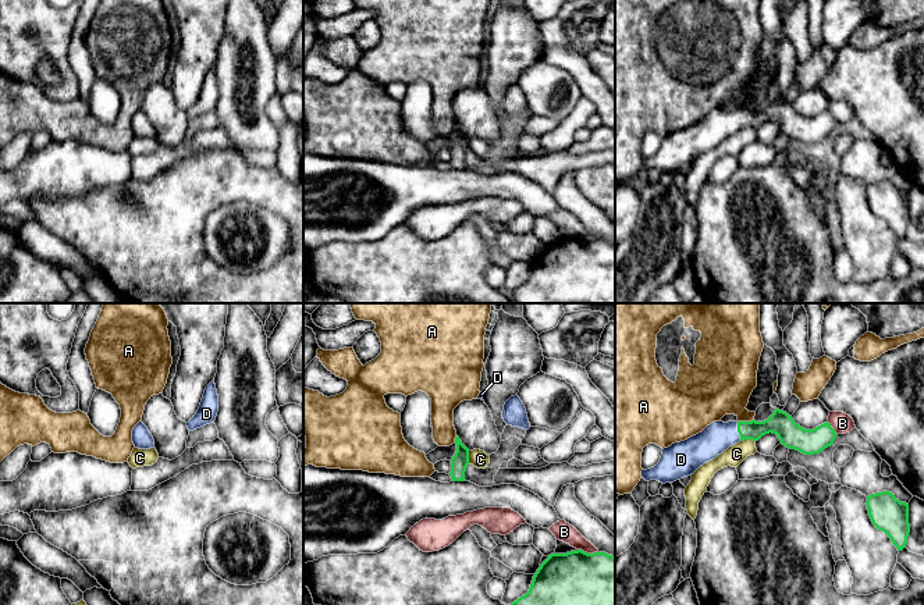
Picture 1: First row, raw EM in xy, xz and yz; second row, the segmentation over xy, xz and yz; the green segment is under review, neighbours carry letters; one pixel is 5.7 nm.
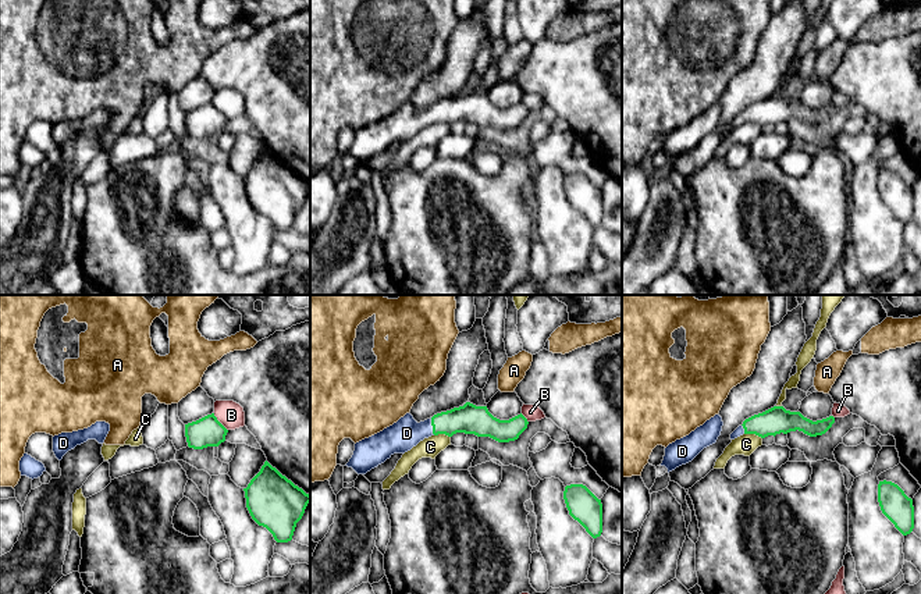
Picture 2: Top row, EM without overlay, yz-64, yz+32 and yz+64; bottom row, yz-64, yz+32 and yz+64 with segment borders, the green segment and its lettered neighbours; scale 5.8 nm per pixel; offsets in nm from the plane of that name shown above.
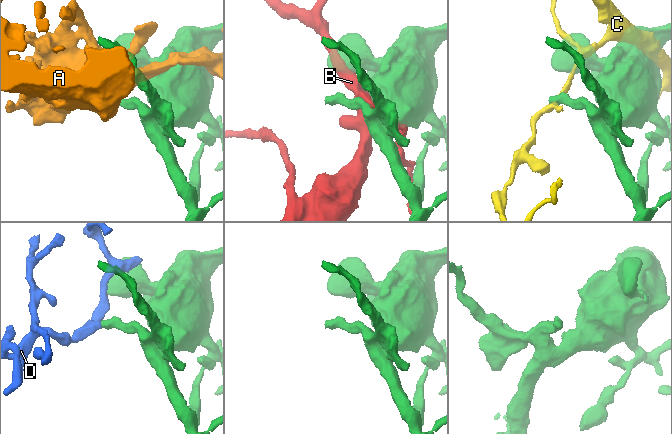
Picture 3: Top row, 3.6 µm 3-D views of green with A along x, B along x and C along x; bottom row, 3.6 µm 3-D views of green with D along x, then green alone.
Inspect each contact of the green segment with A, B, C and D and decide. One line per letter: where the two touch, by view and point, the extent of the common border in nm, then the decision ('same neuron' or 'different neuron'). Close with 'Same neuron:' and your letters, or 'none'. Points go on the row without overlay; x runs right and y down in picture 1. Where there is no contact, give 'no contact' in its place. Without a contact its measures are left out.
A: meets green in yz at (745, 110); contact 100 nm long; different neuron
B: meets green in xz at (586, 241); contact 120 nm long; different neuron
C: meets green in yz at (747, 127); contact 90 nm long; different neuron
D: meets green in yz at (738, 120); contact 110 nm long; same neuron
Same neuron: D

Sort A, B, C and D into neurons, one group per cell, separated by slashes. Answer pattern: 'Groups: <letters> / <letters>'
Groups: A / B / C / D

